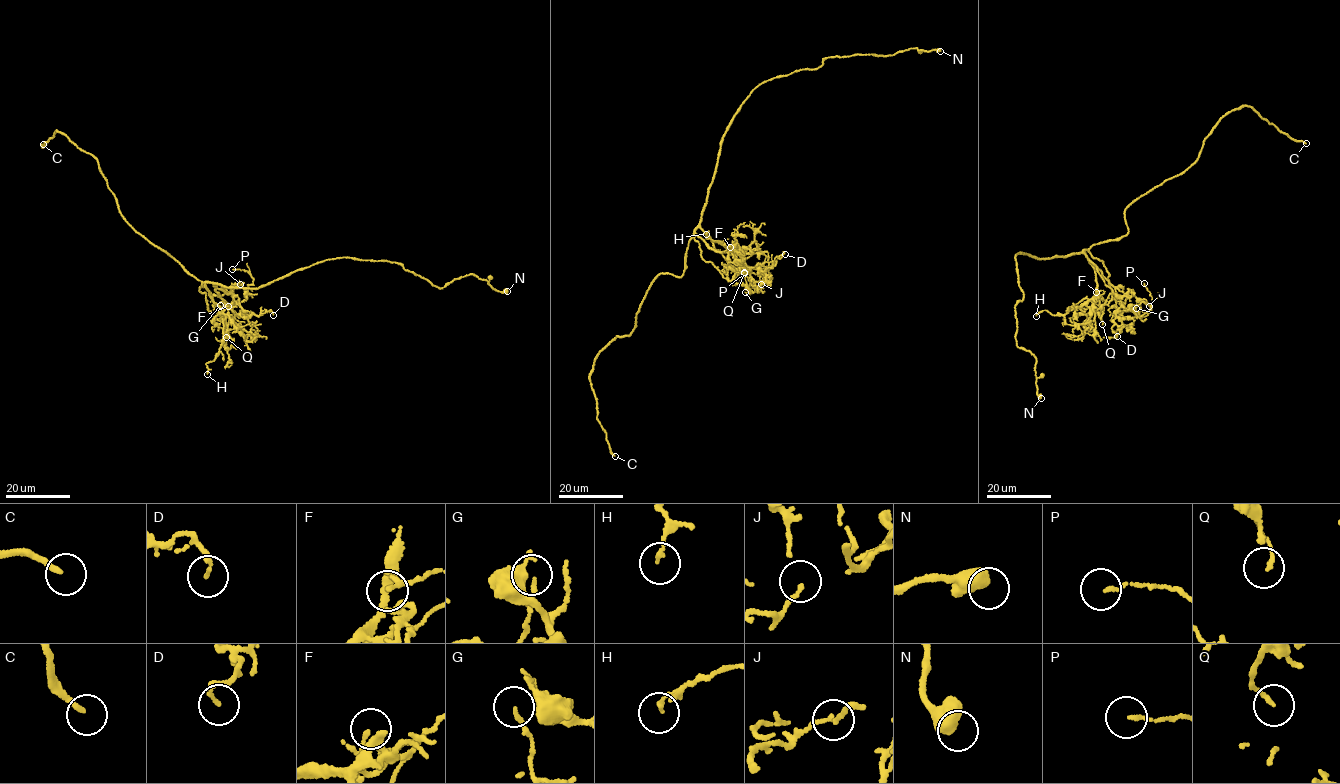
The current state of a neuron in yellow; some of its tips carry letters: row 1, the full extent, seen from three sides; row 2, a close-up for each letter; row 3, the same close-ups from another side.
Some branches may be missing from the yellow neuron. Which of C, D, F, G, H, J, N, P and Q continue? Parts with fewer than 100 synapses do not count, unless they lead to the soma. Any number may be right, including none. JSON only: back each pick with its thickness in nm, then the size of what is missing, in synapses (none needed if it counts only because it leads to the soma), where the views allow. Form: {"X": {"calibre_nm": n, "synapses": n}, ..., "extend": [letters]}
{"C": {"calibre_nm": 200}, "extend": ["C"]}

